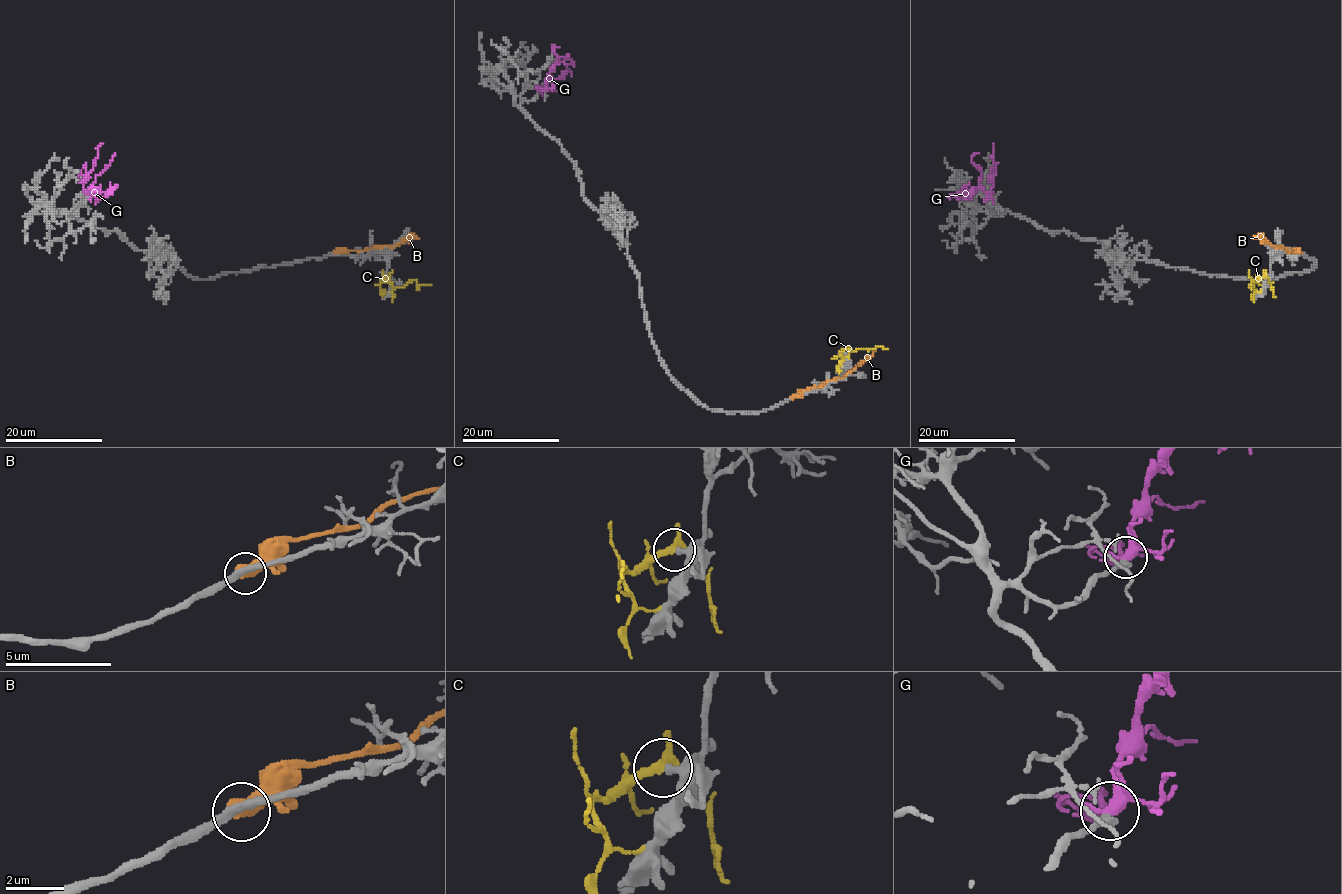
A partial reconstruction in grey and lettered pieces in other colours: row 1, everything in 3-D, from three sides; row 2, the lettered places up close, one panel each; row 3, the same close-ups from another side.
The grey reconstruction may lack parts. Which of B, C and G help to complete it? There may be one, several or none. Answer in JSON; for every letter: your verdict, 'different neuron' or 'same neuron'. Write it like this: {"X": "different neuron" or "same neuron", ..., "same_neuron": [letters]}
{"B": "different neuron", "C": "different neuron", "G": "same neuron", "same_neuron": ["G"]}

